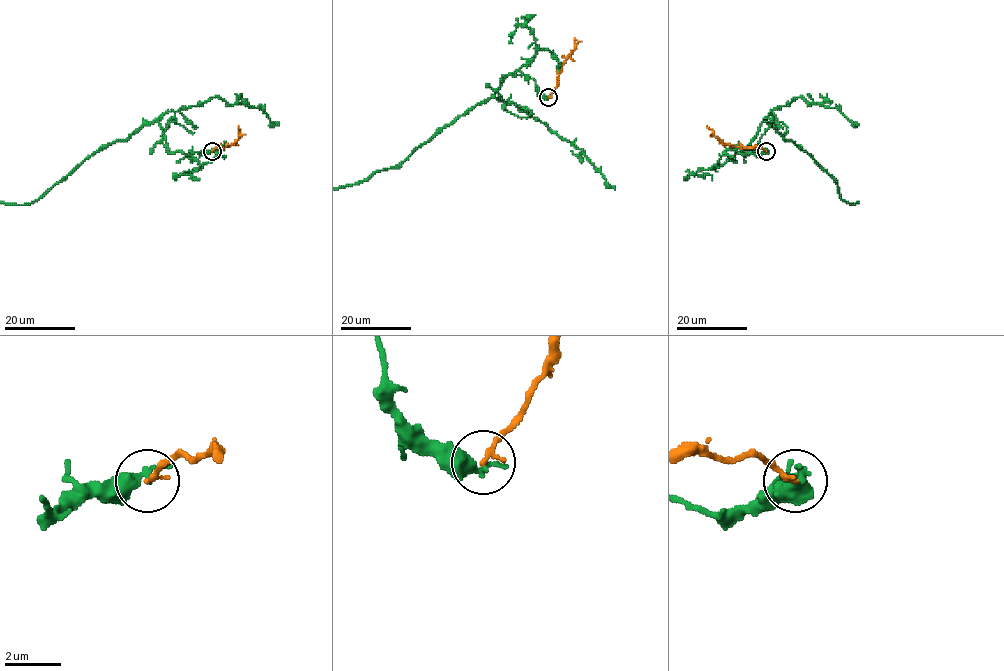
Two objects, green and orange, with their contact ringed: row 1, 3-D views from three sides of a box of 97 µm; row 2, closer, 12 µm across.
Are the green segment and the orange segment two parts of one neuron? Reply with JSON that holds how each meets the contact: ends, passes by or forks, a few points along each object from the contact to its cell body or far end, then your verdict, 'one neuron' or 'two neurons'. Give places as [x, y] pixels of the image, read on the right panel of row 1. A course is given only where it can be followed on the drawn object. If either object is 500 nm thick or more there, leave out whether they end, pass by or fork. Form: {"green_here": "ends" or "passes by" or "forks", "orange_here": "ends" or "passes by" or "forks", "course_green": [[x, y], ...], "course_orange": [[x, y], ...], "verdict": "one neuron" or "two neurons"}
{"green_here": "ends", "orange_here": "ends", "course_orange": [[766, 150], [726, 145], [706, 125]], "verdict": "two neurons"}

